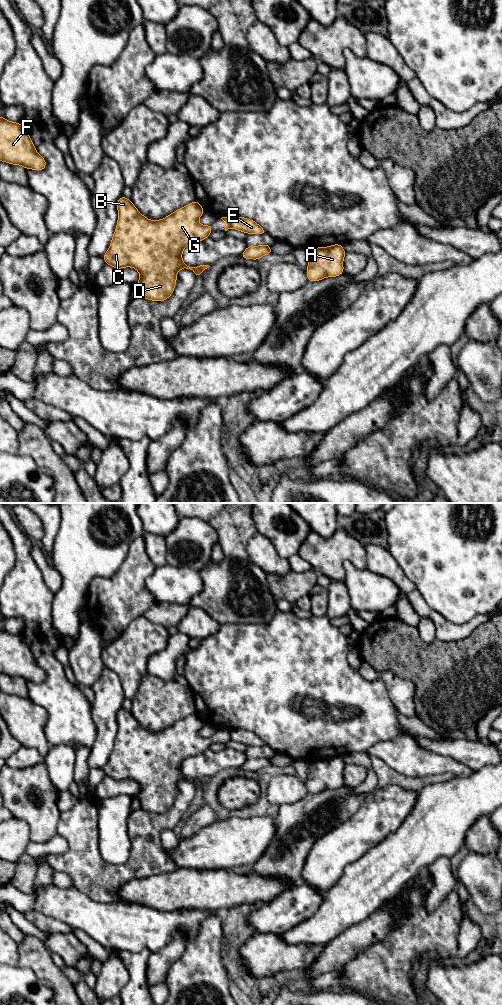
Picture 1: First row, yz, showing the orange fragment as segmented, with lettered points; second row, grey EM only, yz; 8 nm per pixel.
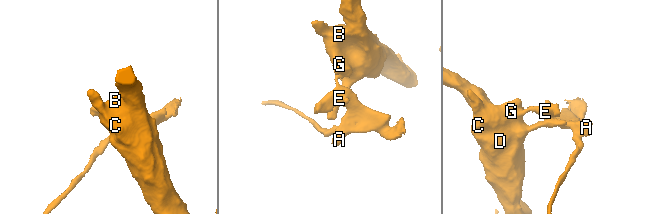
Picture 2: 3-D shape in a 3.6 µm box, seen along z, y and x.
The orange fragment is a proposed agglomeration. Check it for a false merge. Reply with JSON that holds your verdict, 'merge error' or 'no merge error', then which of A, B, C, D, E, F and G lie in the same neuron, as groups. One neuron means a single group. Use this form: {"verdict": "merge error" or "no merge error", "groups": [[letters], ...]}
{"verdict": "merge error", "groups": [["A", "E"], ["B", "C", "D", "F", "G"]]}

